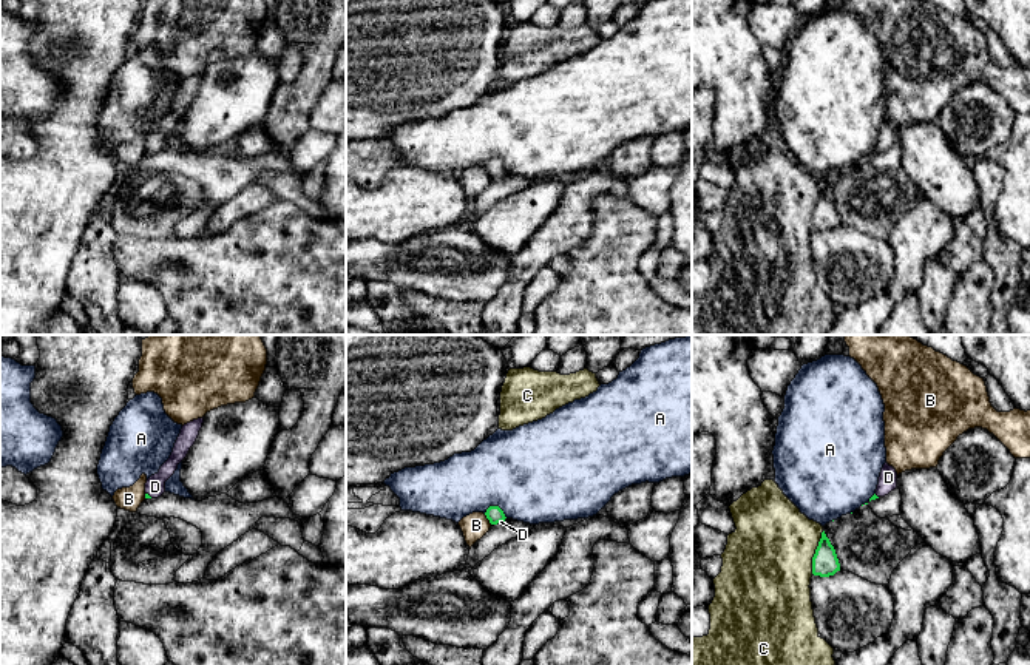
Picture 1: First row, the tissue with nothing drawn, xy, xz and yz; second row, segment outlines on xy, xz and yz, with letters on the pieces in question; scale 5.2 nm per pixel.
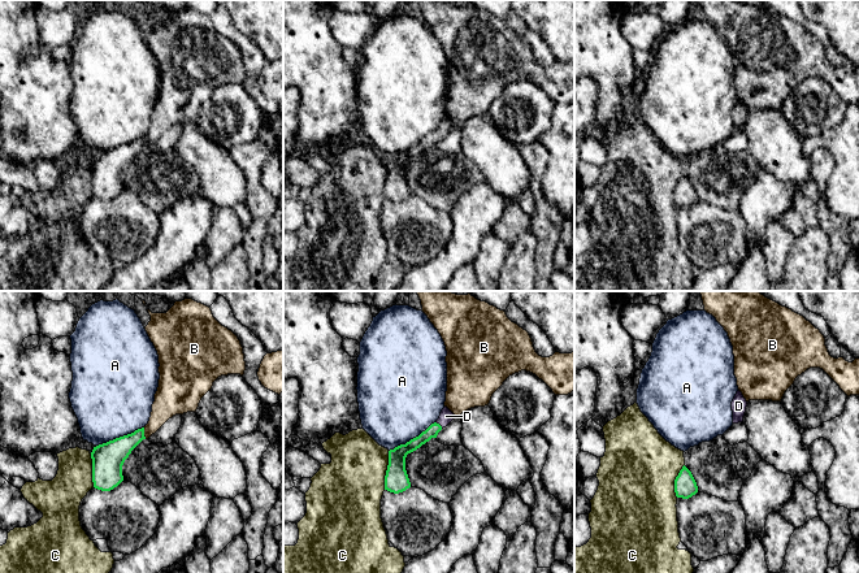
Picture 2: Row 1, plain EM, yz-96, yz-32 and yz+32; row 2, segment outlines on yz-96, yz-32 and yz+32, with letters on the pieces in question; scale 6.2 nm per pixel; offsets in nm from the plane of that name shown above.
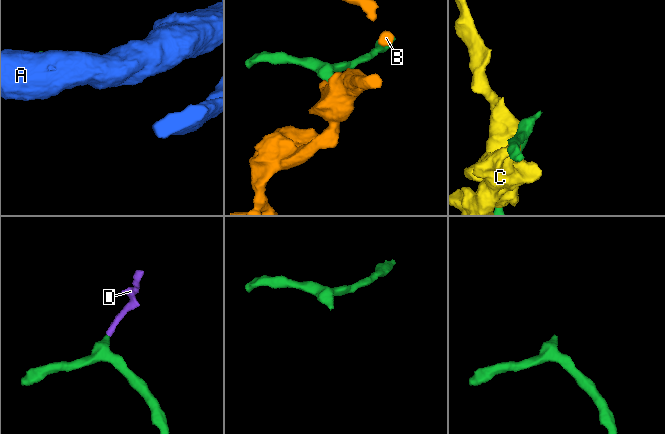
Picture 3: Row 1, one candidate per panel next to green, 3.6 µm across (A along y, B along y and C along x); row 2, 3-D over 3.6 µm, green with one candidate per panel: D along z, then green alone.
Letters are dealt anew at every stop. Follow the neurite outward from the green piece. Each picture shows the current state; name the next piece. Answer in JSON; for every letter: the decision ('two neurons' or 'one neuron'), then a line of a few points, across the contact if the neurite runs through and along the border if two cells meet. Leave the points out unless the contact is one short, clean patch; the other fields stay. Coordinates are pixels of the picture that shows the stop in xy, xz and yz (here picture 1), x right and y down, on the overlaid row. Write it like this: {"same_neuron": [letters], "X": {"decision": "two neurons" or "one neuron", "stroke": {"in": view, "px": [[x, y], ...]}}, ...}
{"same_neuron": ["D"], "A": {"decision": "two neurons", "stroke": {"in": "xz", "px": [[484, 513], [490, 506], [498, 506], [507, 517]]}}, "B": {"decision": "two neurons", "stroke": {"in": "xz", "px": [[484, 514], [491, 523]]}}, "C": {"decision": "two neurons"}, "D": {"decision": "one neuron", "stroke": {"in": "xy", "px": [[147, 496], [147, 494], [155, 486]]}}}

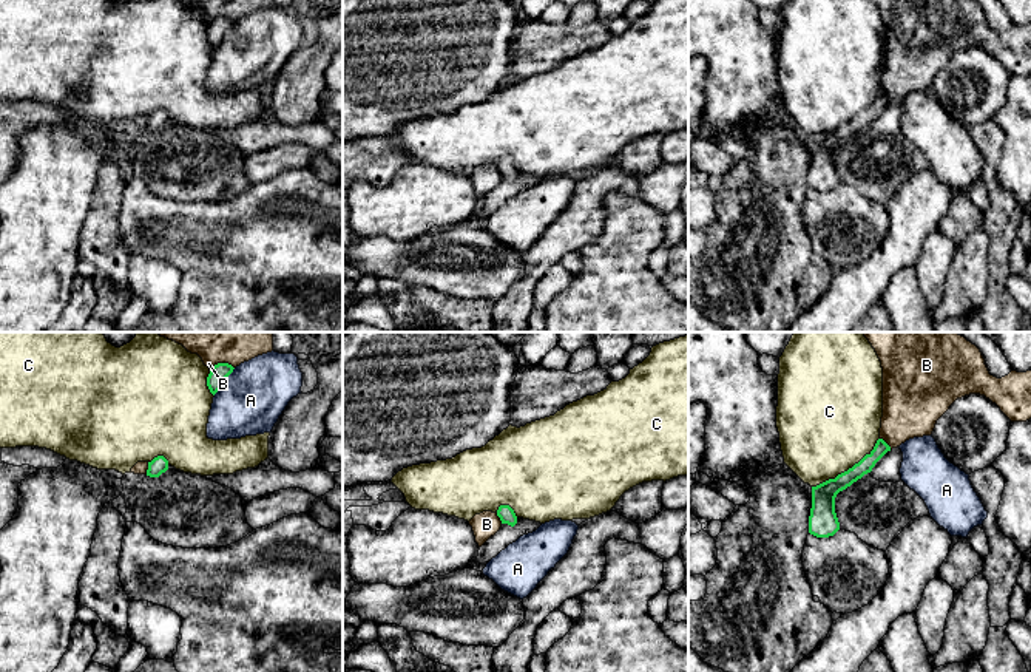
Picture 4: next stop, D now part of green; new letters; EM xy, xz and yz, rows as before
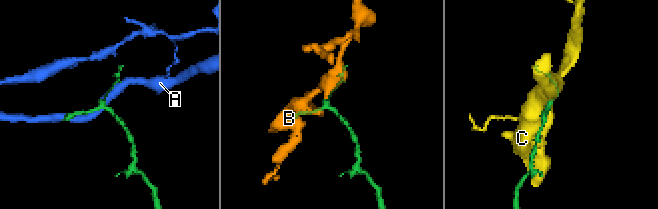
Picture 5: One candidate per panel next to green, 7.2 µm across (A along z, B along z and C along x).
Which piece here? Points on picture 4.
{"same_neuron": [], "A": {"decision": "two neurons"}, "B": {"decision": "two neurons"}, "C": {"decision": "two neurons"}}

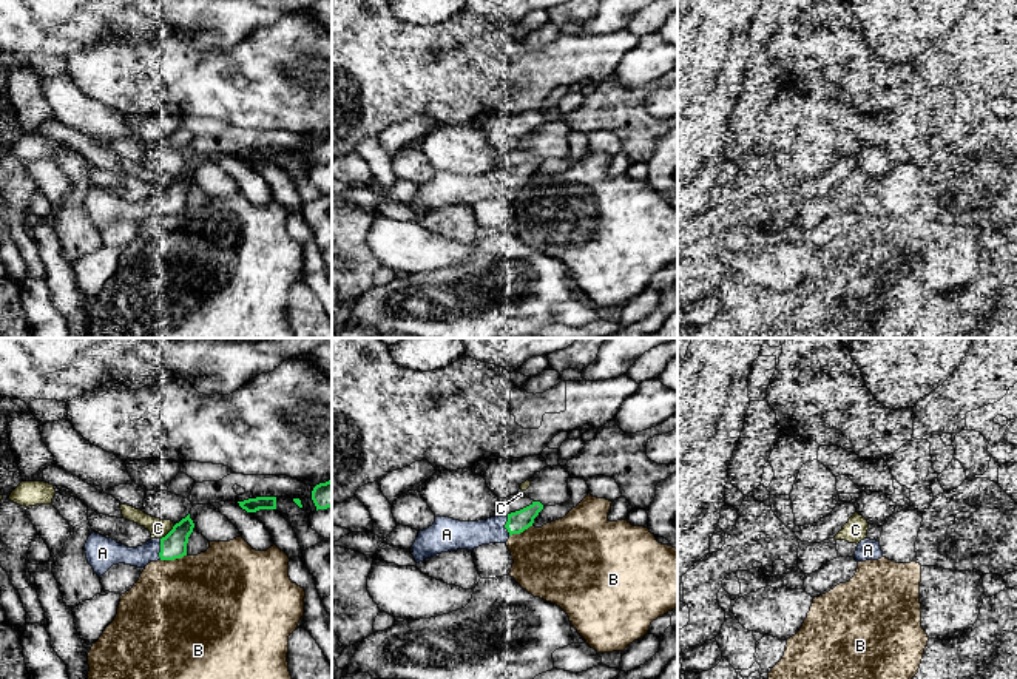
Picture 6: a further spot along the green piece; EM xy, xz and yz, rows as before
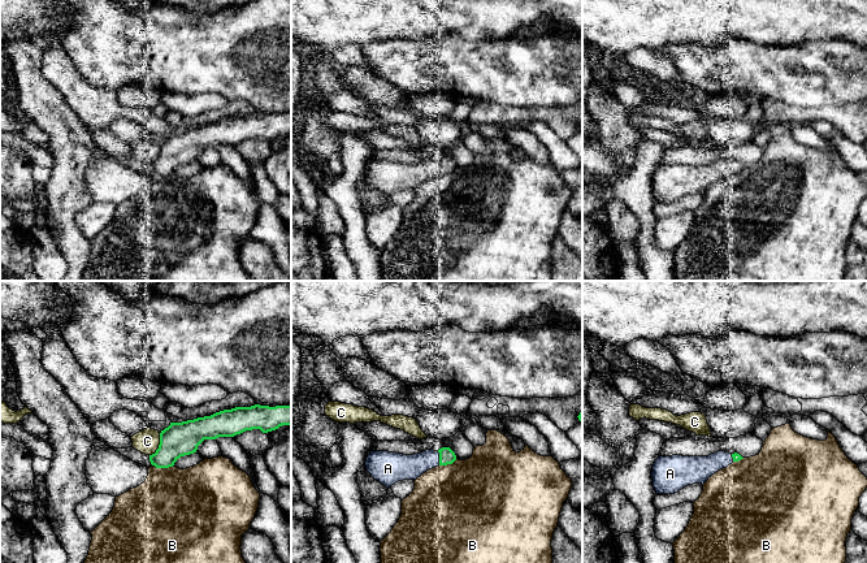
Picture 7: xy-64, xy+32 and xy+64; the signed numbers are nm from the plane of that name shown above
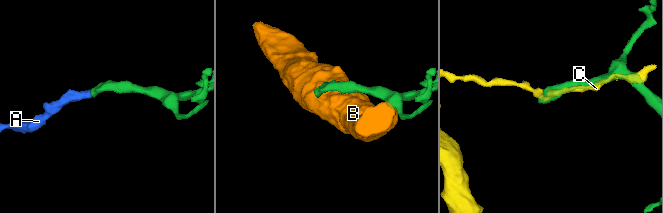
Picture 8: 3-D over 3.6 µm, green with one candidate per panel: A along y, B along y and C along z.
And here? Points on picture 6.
{"same_neuron": ["A"], "A": {"decision": "one neuron"}, "B": {"decision": "two neurons"}, "C": {"decision": "two neurons"}}

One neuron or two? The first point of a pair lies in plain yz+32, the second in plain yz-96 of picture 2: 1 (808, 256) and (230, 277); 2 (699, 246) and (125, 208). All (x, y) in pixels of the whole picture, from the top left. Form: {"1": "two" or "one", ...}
{"1": "one", "2": "one"}

